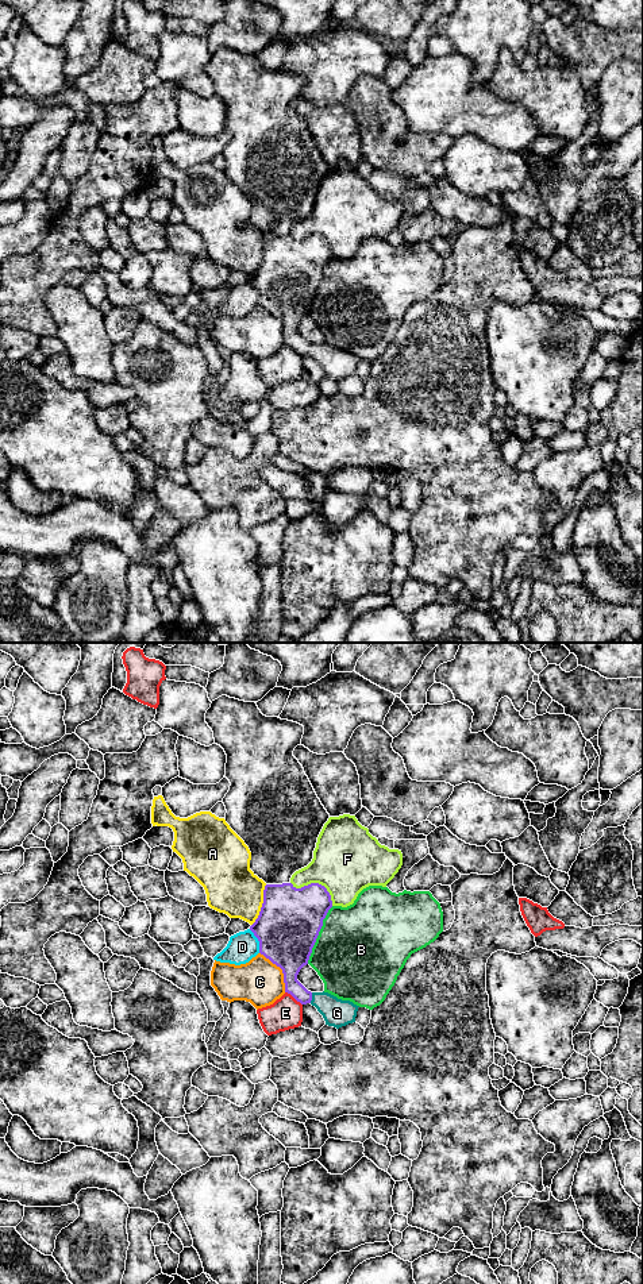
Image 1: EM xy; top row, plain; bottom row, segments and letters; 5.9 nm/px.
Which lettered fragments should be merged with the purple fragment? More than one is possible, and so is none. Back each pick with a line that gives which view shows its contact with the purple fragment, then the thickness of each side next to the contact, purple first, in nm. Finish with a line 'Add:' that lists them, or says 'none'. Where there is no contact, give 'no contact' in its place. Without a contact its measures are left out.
G: meets purple in xy; 150 nm thick on the purple side, 170 nm on the other
Add: G

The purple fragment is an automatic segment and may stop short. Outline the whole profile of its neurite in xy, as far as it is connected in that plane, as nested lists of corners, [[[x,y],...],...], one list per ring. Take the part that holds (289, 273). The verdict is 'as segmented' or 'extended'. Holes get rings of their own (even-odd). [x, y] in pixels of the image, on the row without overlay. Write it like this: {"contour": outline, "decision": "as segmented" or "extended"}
{"contour": [[[292,235],[266,236],[259,267],[250,282],[259,293],[259,305],[282,321],[285,344],[301,356],[315,358],[326,377],[339,381],[355,374],[359,358],[324,343],[311,344],[297,332],[331,259],[331,247],[319,235],[301,240]]], "decision": "extended"}

